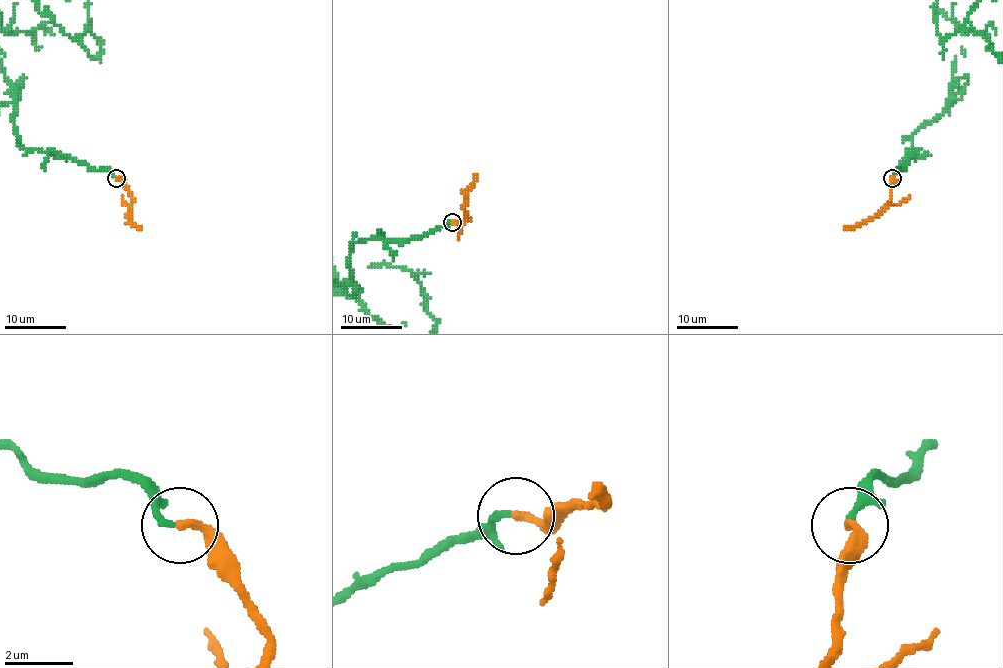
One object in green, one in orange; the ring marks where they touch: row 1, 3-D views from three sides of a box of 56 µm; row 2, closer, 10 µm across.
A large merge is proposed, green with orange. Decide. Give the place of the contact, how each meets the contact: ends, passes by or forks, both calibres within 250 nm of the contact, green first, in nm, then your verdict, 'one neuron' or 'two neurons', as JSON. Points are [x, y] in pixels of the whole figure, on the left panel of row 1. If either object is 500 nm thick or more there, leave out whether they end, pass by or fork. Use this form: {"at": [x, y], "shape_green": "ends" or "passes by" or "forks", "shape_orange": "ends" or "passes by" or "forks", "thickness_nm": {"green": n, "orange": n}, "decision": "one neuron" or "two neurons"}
{"at": [116, 178], "shape_green": "ends", "shape_orange": "ends", "thickness_nm": {"green": 190, "orange": 240}, "decision": "one neuron"}

